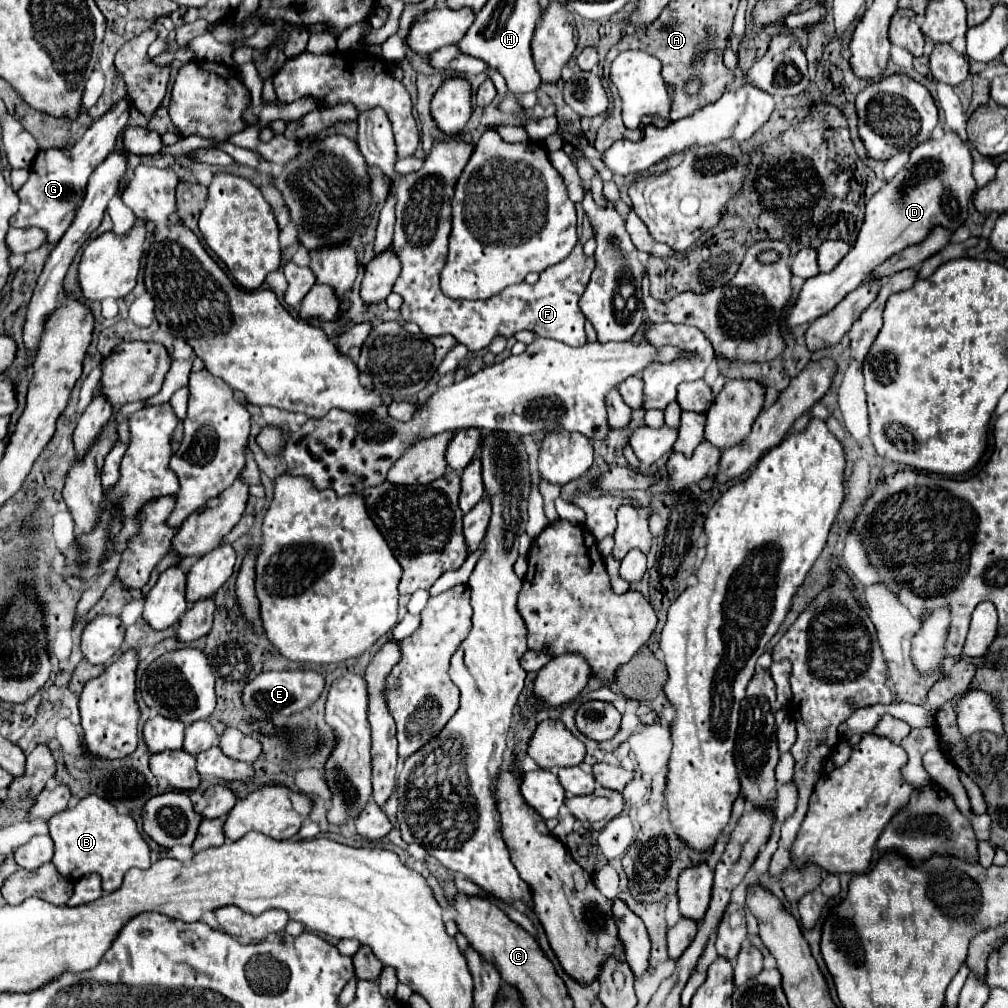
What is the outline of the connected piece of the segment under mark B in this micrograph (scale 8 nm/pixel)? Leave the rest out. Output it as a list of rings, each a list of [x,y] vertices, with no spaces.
[[[98,796],[82,798],[76,808],[64,810],[48,820],[50,836],[54,840],[56,852],[52,864],[56,870],[76,882],[86,874],[100,874],[102,876],[102,890],[114,892],[120,888],[124,874],[136,866],[140,870],[150,868],[150,848],[144,842],[142,834],[136,828],[136,822],[130,814],[120,814],[110,802]]]

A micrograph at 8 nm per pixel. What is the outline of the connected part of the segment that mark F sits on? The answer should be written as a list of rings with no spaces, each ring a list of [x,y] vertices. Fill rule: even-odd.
[[[372,108],[358,116],[358,146],[368,162],[376,166],[390,180],[390,194],[396,198],[396,226],[392,250],[402,262],[402,272],[394,284],[394,292],[404,298],[400,308],[406,322],[420,326],[426,336],[452,334],[468,350],[486,348],[496,336],[512,338],[520,330],[532,330],[536,336],[554,338],[568,346],[582,346],[586,342],[584,314],[578,306],[590,274],[594,270],[594,256],[586,256],[582,242],[562,262],[546,268],[536,284],[520,282],[508,286],[488,300],[452,300],[440,290],[440,272],[448,256],[450,236],[450,204],[456,180],[460,178],[466,162],[470,160],[472,146],[466,142],[438,142],[428,154],[418,172],[398,174],[394,162],[398,158],[392,124],[382,108]]]

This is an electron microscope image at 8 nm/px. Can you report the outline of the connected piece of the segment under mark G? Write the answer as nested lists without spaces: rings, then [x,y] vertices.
[[[120,100],[108,114],[96,120],[86,130],[86,134],[80,140],[76,140],[70,148],[62,148],[62,150],[52,148],[46,152],[38,152],[38,156],[34,158],[30,166],[30,178],[16,192],[20,196],[20,210],[10,218],[10,226],[12,228],[32,228],[32,226],[40,228],[46,232],[46,242],[56,246],[56,242],[68,230],[70,222],[74,220],[76,210],[82,204],[90,174],[112,152],[114,140],[118,132],[126,126],[126,122],[128,122],[128,102]]]

